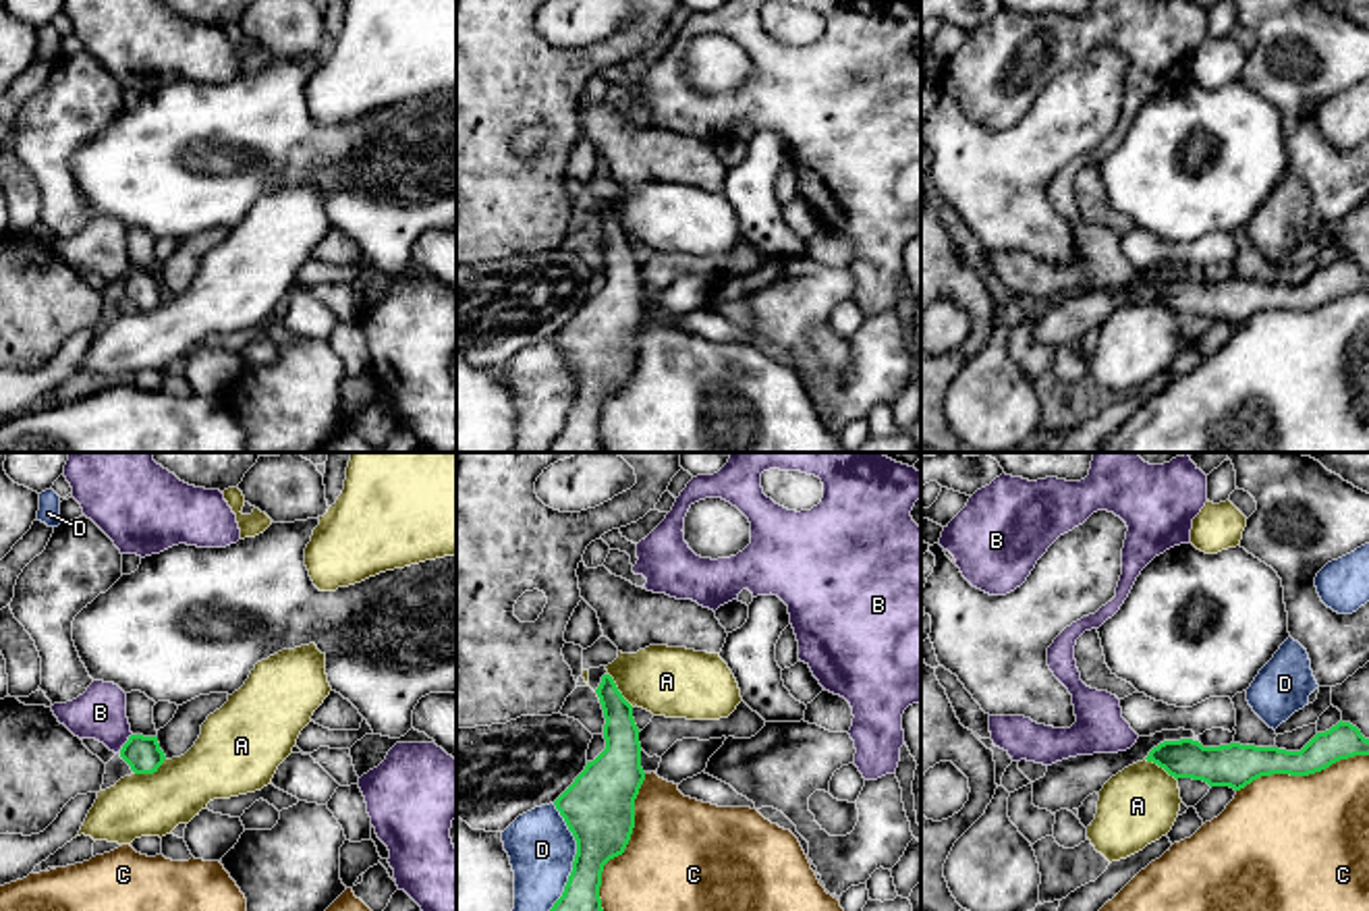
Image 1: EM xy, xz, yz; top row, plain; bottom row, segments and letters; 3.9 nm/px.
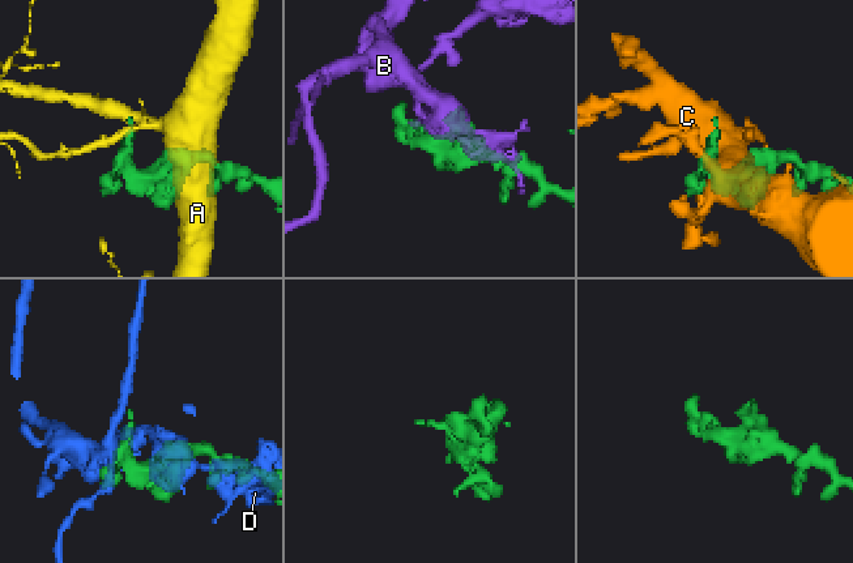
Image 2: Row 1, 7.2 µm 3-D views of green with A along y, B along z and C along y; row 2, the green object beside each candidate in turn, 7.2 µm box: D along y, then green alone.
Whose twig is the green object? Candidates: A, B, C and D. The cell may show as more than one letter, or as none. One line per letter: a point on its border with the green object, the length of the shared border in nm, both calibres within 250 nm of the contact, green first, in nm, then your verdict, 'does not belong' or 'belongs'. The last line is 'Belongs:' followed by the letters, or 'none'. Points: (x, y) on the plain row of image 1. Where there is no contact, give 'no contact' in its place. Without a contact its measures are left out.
A: xy (150, 308) | 140 nm | 140/240 nm | does not belong
B: xy (125, 279) | 90 nm | 140/200 nm | does not belong
C: xz (625, 382) | 600 nm | 280/500 nm | does not belong
D: xz (575, 395) | 440 nm | 280/260 nm | does not belong
Belongs: none

